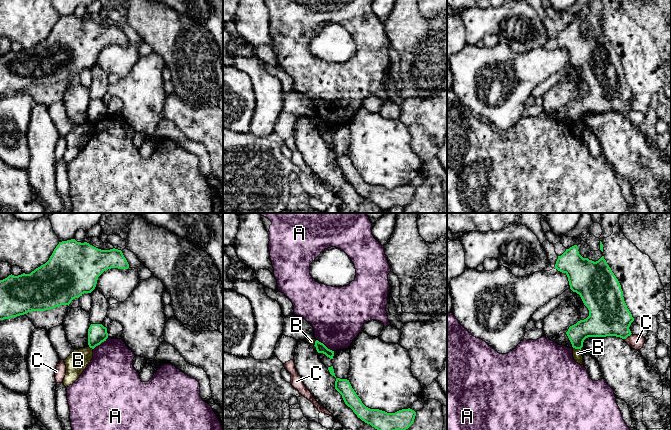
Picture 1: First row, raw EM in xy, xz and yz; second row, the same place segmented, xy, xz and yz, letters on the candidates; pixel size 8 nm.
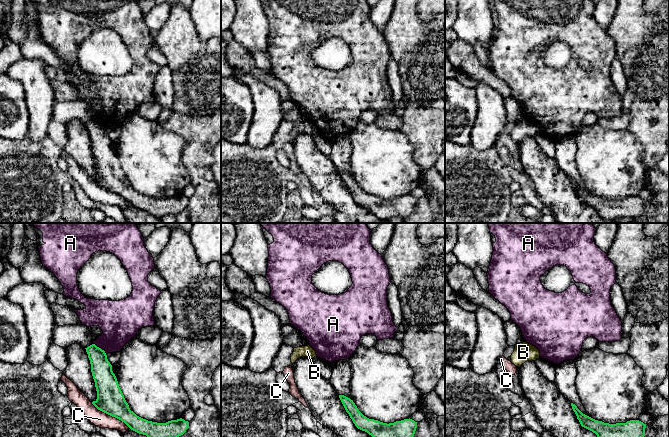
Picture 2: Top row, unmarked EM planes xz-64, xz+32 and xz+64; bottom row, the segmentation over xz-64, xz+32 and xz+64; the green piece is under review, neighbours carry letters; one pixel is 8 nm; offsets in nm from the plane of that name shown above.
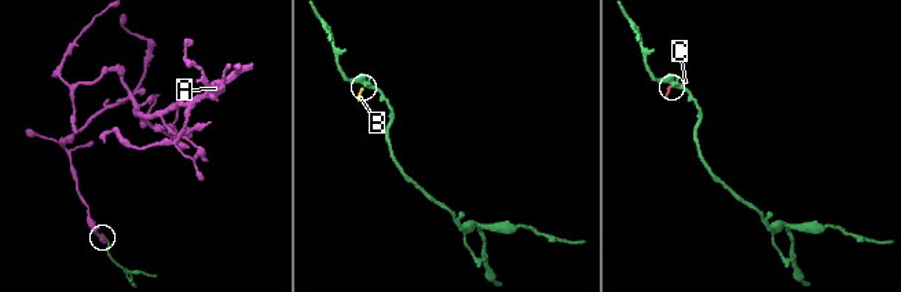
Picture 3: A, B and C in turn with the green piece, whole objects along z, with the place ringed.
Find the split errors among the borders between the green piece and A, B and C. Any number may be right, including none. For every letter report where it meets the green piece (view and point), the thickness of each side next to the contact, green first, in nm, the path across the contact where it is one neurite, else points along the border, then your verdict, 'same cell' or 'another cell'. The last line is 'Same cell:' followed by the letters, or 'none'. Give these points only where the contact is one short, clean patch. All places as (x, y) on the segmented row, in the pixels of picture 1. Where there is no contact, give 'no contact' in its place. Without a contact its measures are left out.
A: contact xz (324, 345); calibres 80 and 420 nm; another cell
B: contact yz (577, 348); calibres 200 and 80 nm; border yz (573, 347), (580, 350); another cell
C: contact yz (627, 336); calibres 320 and 110 nm; another cell
Same cell: none

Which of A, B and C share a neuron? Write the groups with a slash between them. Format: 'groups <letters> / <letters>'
groups A / B / C

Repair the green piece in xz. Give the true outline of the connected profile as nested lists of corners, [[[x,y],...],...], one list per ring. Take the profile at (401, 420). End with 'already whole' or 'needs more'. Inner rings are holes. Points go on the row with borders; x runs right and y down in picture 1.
[[[336,378],[335,389],[342,395],[345,404],[353,410],[358,418],[377,430],[406,430],[414,422],[416,412],[410,408],[387,413],[366,407],[347,379]]] | already whole

